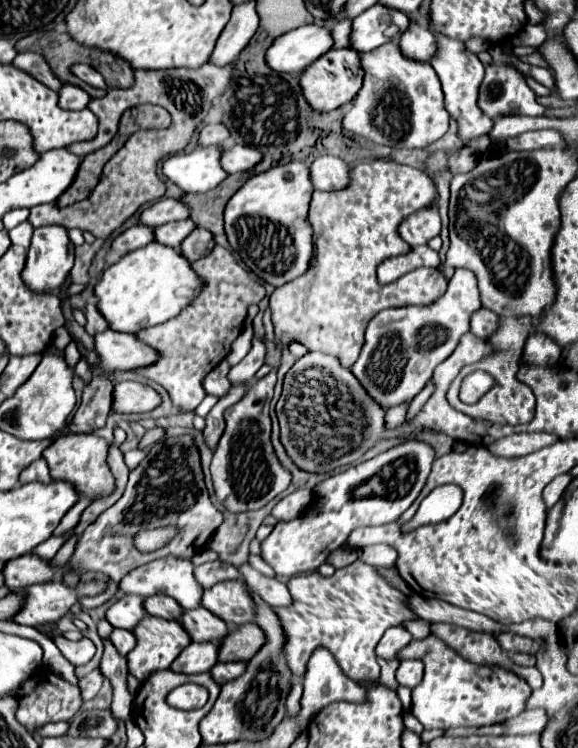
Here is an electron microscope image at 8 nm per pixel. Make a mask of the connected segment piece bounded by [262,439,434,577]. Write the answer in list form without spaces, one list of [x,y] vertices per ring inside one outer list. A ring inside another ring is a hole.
[[[408,439],[370,461],[348,467],[346,471],[316,483],[308,509],[292,521],[278,523],[268,539],[262,541],[264,561],[280,577],[318,571],[318,567],[326,563],[328,555],[346,543],[352,529],[398,521],[424,487],[432,461],[434,449],[428,443]]]

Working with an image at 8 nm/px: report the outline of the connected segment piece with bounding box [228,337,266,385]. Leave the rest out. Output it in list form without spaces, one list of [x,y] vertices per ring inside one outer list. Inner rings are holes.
[[[254,337],[252,351],[238,365],[234,365],[230,369],[230,373],[228,373],[230,383],[246,383],[246,385],[250,385],[254,381],[256,371],[264,365],[264,353],[266,353],[266,349],[264,349],[262,339]]]

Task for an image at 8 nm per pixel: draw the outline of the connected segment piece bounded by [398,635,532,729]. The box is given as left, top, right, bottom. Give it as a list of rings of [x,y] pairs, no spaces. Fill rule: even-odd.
[[[434,635],[412,641],[398,653],[398,659],[422,659],[426,667],[422,683],[412,689],[412,715],[426,729],[482,727],[508,721],[524,711],[524,703],[532,693],[518,675],[500,671],[498,667],[472,667],[472,663],[464,663],[456,651],[444,647]]]

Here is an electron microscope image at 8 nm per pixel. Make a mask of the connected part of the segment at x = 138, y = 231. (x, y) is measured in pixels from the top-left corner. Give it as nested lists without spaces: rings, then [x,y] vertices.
[[[136,225],[126,229],[122,235],[118,235],[112,243],[112,249],[118,249],[122,253],[130,253],[134,249],[140,249],[148,243],[154,241],[154,229],[146,227],[146,225]]]

